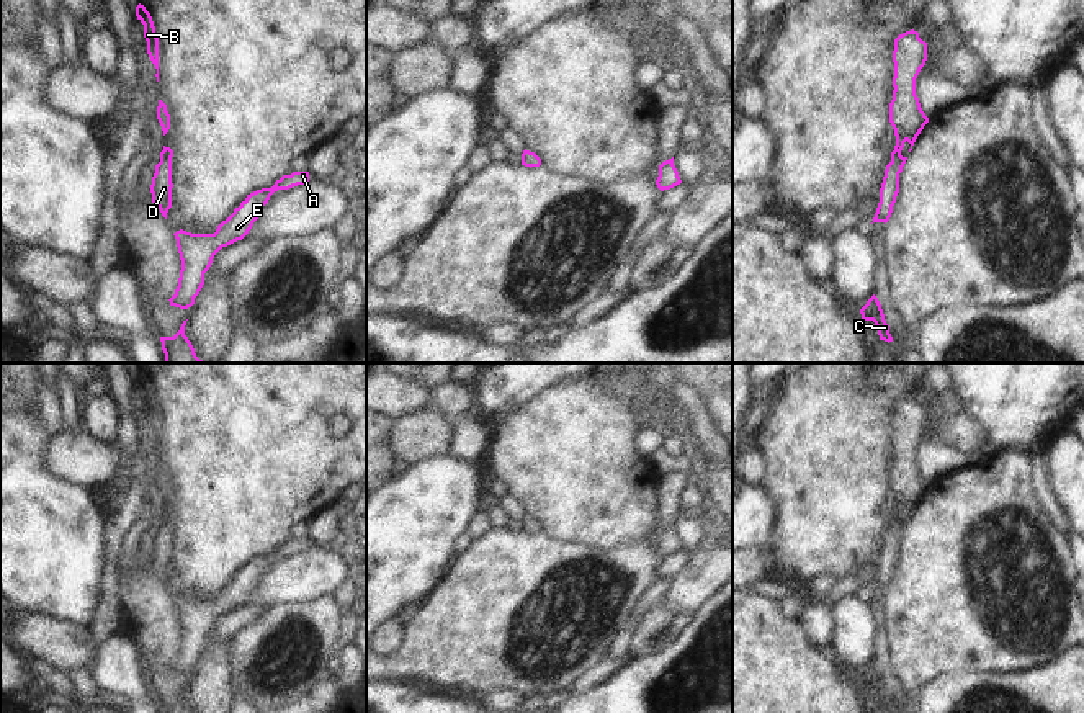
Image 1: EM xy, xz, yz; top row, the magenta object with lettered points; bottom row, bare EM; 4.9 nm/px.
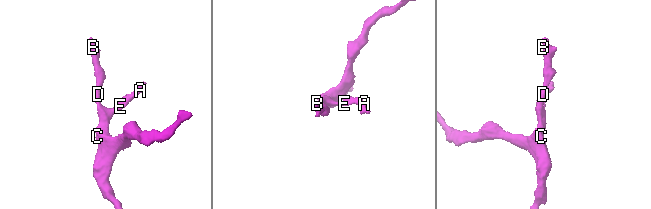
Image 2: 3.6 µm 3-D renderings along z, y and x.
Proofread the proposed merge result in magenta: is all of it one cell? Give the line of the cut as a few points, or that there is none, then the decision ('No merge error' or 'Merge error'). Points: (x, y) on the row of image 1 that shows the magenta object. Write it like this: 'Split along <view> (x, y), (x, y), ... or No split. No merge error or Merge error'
No split. No merge error.

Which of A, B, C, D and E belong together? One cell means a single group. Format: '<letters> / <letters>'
A B C D E

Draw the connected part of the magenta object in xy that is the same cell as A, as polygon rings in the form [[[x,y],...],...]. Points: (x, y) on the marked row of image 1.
[[[293,172],[276,180],[271,188],[262,188],[247,195],[240,206],[217,226],[214,234],[177,231],[173,235],[177,239],[181,270],[175,294],[168,299],[170,306],[180,309],[191,307],[204,285],[204,273],[209,270],[214,255],[222,247],[242,240],[249,234],[262,208],[275,191],[289,190],[306,182],[309,182],[309,172]]]

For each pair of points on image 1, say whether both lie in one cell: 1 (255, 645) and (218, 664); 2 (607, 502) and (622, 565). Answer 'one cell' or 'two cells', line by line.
1: two cells
2: two cells

